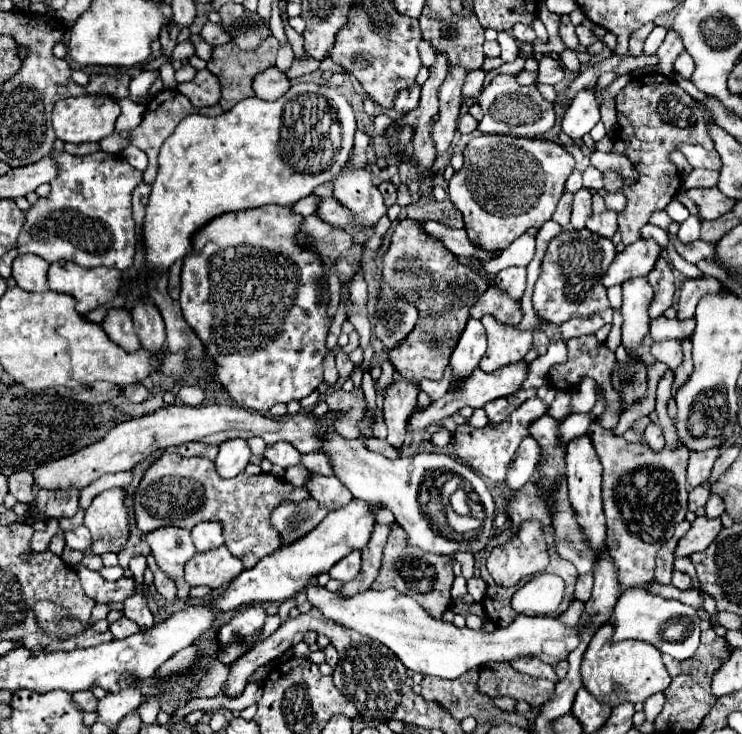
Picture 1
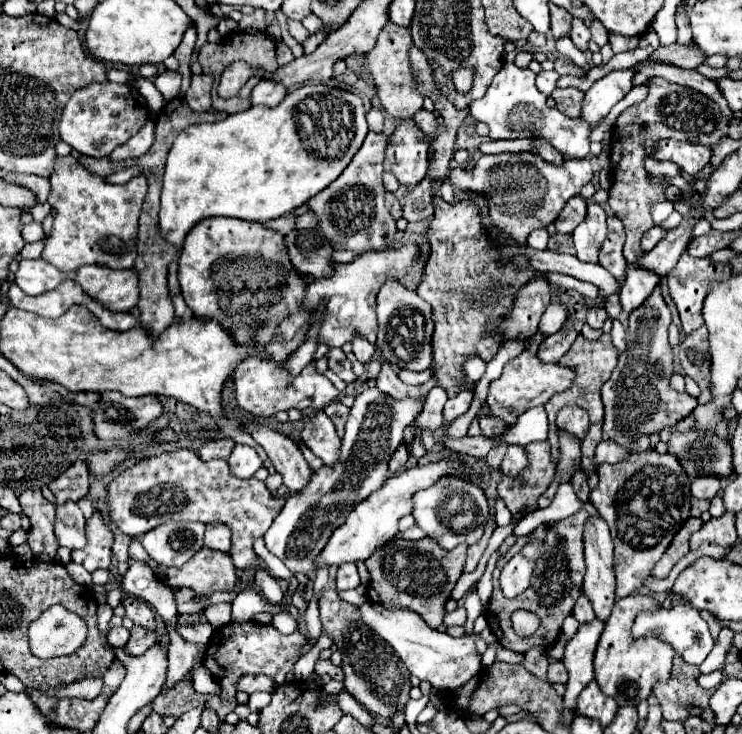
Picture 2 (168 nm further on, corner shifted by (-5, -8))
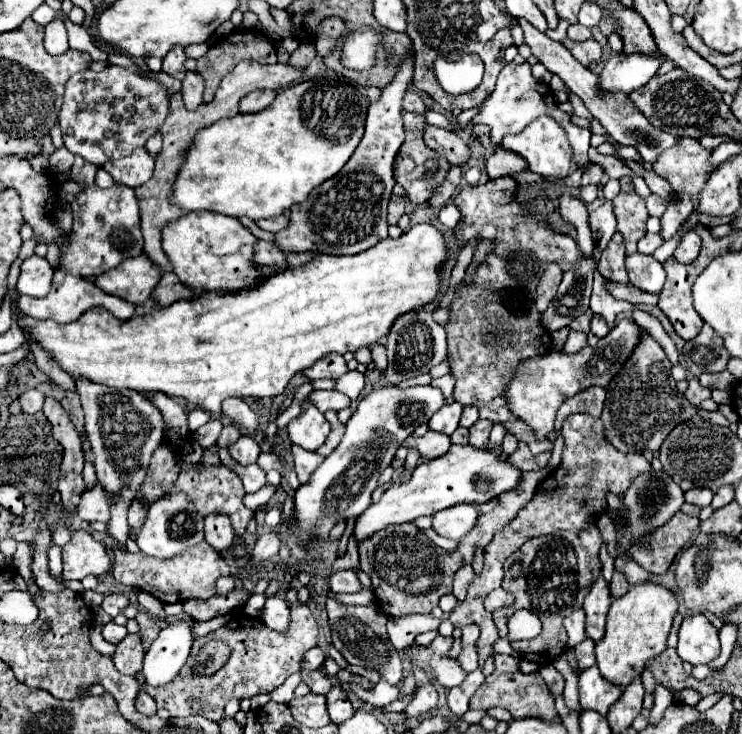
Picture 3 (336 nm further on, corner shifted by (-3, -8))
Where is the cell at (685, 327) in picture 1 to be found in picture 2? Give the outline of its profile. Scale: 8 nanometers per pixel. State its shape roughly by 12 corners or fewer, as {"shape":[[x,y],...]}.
{"shape":[[702,325],[678,345],[686,375],[700,387],[710,403],[710,345]]}

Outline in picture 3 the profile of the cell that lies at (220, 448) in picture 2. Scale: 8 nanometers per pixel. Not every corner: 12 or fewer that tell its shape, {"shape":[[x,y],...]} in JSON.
{"shape":[[226,425],[218,437],[220,447],[232,445],[242,433],[238,427]]}

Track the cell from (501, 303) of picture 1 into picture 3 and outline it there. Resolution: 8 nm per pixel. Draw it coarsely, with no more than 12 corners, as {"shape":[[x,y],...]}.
{"shape":[[552,263],[536,287],[536,309],[556,297],[562,271]]}

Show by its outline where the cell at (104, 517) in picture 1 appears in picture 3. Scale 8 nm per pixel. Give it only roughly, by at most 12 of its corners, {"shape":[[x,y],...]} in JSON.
{"shape":[[88,531],[62,547],[64,579],[104,575],[110,553]]}

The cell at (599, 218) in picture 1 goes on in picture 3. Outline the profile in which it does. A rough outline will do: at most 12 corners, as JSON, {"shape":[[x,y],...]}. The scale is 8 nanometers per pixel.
{"shape":[[616,231],[600,255],[604,279],[628,283],[624,237]]}

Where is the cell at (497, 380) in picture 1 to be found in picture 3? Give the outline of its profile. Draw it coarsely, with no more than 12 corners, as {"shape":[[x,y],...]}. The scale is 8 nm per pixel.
{"shape":[[622,319],[596,347],[524,359],[504,391],[536,439],[562,401],[606,387],[638,343]]}

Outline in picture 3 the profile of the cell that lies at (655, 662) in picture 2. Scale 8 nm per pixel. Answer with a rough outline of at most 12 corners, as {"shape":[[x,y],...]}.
{"shape":[[652,581],[614,599],[596,643],[618,687],[666,649],[678,601]]}

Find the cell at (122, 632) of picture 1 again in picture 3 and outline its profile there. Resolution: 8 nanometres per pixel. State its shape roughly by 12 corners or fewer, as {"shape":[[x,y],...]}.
{"shape":[[114,621],[104,625],[102,635],[108,643],[118,643],[128,635],[126,627]]}

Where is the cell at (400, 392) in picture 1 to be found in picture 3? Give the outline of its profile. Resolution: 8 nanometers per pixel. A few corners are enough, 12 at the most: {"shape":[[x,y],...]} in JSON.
{"shape":[[370,345],[376,369],[386,369],[386,349],[384,345]]}

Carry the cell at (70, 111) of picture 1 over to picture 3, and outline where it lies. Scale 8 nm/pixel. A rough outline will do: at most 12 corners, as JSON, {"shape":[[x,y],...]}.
{"shape":[[128,69],[76,73],[64,145],[102,167],[168,115],[166,89]]}

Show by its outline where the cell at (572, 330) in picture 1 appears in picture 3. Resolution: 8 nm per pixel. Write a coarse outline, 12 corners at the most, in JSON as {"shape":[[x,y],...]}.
{"shape":[[592,311],[582,313],[570,329],[588,335]]}

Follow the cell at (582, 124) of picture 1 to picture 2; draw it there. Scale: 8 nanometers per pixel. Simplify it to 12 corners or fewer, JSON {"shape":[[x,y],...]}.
{"shape":[[614,69],[584,97],[592,127],[634,87],[634,71]]}

